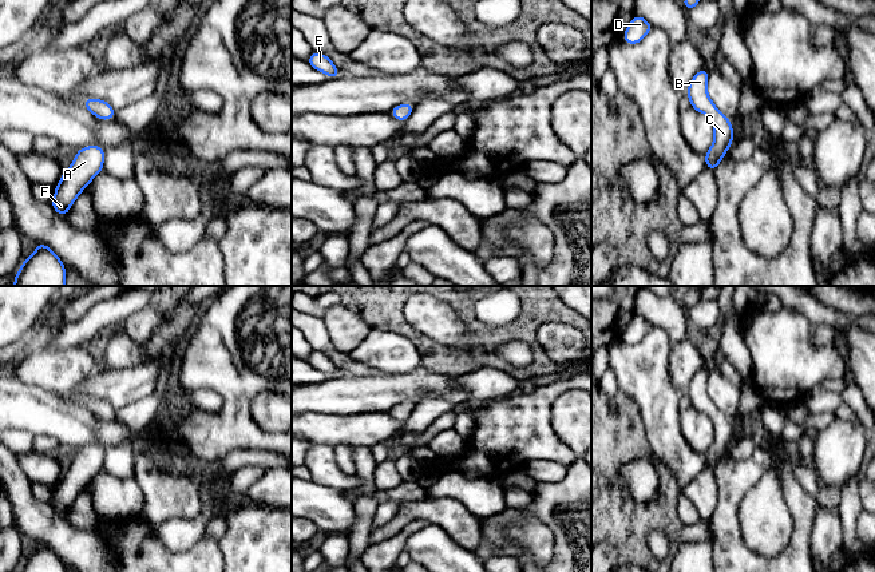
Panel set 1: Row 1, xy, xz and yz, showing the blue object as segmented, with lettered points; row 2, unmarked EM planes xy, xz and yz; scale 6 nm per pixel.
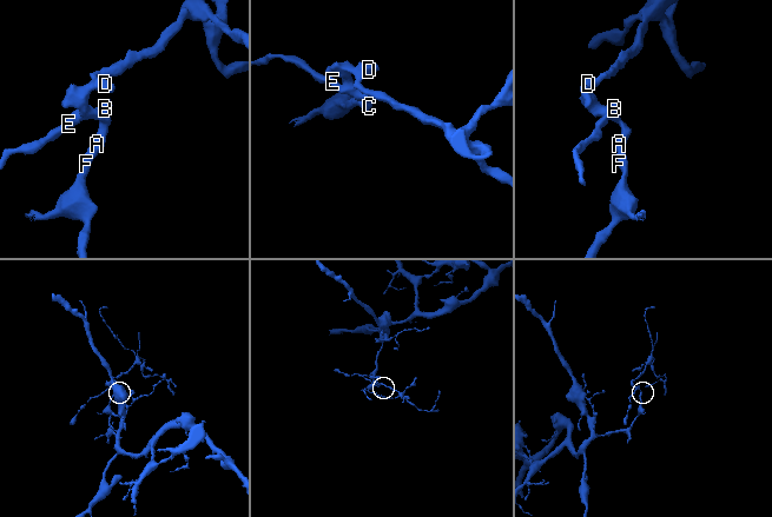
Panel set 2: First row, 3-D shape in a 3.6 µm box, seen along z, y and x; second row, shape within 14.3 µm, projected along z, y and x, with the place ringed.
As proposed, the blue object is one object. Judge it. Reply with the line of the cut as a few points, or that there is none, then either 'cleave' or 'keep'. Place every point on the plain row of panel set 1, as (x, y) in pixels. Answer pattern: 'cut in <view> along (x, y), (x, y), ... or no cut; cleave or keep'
no cut; keep

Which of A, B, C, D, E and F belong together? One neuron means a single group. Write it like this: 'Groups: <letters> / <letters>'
Groups: A B C D E F

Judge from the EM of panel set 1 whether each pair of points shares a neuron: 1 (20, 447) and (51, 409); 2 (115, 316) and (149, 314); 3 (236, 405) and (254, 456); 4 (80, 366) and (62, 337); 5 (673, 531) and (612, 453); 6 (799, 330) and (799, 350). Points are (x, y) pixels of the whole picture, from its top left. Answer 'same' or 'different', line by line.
1: different
2: different
3: different
4: different
5: same
6: same

